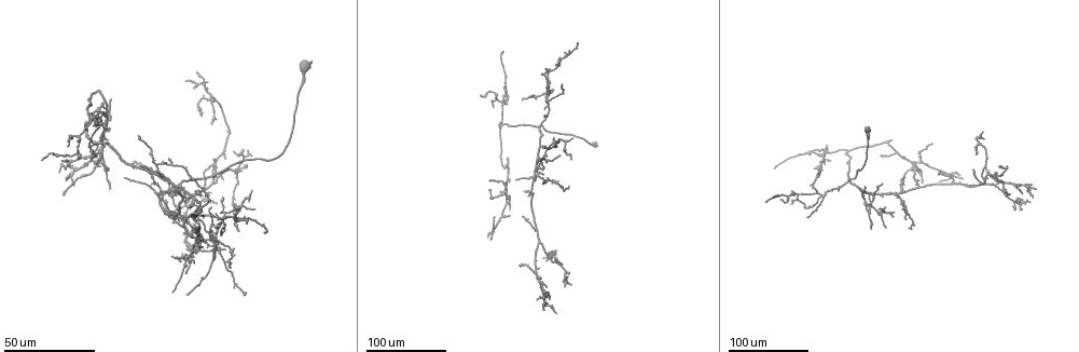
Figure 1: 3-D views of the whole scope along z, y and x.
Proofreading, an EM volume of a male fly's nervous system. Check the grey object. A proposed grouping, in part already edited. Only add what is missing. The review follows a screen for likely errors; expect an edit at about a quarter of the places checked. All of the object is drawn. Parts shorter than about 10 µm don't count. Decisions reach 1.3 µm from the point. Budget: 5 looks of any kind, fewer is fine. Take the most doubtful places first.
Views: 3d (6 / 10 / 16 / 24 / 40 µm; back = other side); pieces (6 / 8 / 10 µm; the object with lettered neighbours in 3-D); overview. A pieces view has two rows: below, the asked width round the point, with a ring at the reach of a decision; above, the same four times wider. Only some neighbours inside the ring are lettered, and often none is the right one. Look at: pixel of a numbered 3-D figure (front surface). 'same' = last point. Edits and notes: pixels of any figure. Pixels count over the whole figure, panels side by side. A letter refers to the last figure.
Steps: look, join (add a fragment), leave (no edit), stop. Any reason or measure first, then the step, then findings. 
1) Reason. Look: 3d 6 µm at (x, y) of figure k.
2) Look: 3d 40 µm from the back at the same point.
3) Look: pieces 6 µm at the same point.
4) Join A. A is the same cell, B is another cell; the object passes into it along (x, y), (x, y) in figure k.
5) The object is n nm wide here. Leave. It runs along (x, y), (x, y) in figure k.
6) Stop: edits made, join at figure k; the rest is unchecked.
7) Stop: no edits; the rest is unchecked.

Thin end. Look: 3d 40 µm at (992, 183) of figure 1.

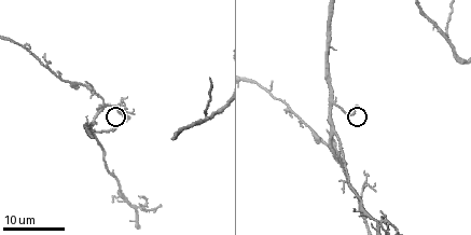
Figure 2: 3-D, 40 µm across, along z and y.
Look: pieces 8 µm at (356, 105) of figure 2.

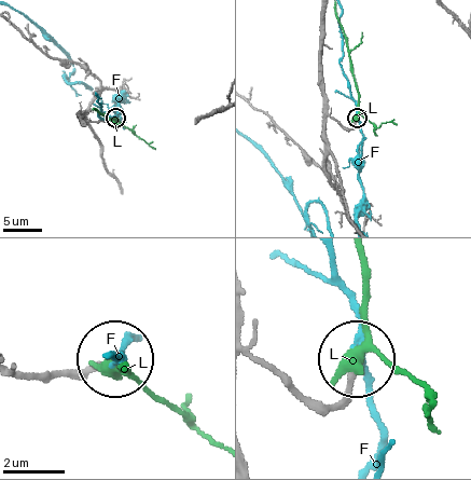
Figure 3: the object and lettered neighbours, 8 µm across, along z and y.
The object is 190 nm wide here. Leave. F and L are other cells; no lettered fragment goes on from it.

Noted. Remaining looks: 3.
An open end. Look: 3d 40 µm at (938, 181) of figure 1.

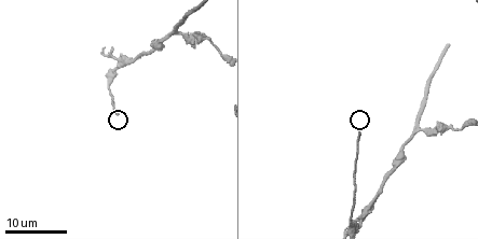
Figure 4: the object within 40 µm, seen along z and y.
See the neighbours. Look: pieces 10 µm at (359, 131) of figure 4.

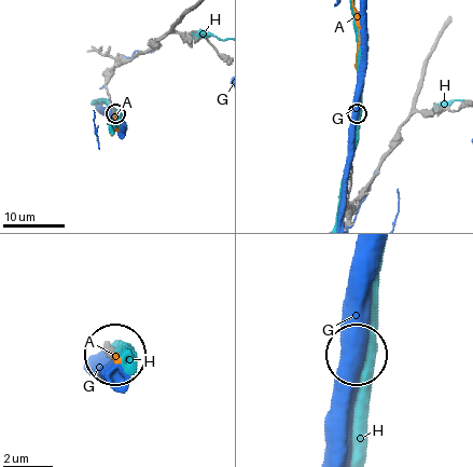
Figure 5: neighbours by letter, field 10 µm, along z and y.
Join A. A is the same cell, G and H are other cells; it goes on there.

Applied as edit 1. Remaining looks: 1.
Stop: edits made, join at figure 5; the rest is unchecked.

